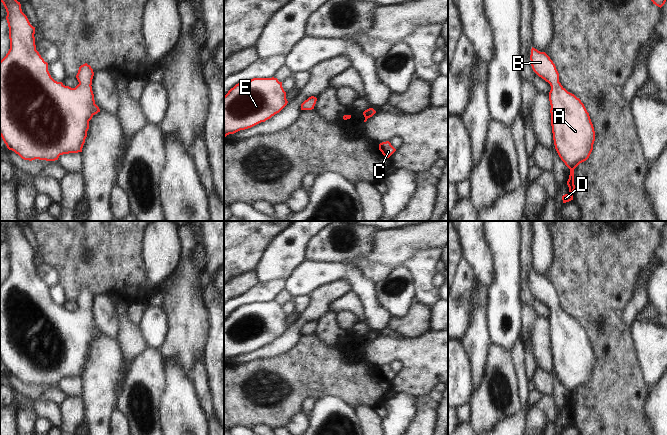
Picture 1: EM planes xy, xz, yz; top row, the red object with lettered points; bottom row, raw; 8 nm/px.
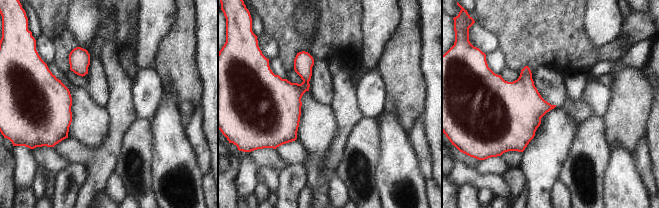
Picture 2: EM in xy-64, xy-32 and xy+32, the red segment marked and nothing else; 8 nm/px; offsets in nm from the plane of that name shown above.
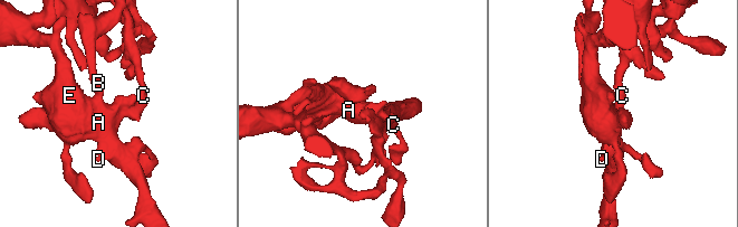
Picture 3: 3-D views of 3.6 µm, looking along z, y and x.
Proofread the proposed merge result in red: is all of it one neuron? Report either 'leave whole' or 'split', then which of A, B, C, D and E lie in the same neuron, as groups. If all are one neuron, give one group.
leave whole | A B C D E

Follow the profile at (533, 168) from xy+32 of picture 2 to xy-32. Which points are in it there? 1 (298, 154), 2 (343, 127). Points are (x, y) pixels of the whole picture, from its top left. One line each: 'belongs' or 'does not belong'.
1: does not belong
2: does not belong

